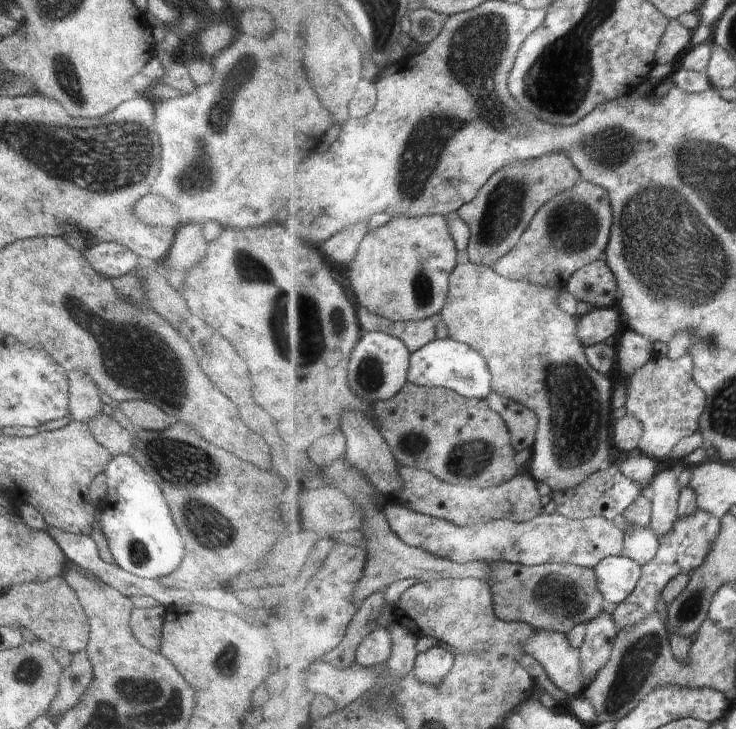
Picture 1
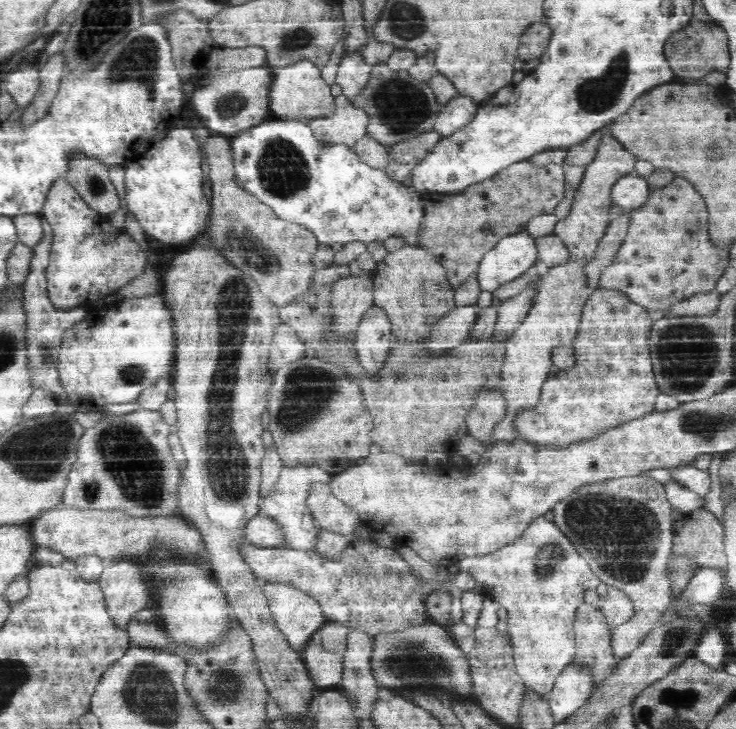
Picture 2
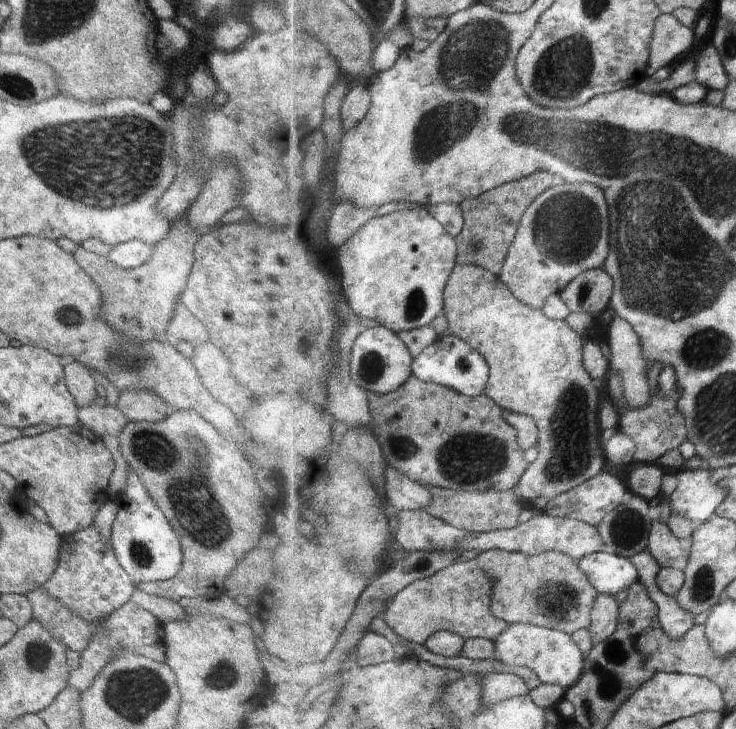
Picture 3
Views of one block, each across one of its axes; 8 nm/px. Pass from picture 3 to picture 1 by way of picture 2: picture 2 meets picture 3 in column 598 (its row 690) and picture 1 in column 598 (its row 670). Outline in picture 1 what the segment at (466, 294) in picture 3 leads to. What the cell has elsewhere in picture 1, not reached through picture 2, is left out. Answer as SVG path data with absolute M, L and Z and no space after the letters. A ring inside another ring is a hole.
M464 258L460 261L457 269L453 272L451 278L451 293L450 300L446 308L441 312L443 320L447 324L451 336L458 341L470 343L476 350L479 350L485 359L489 362L489 367L493 370L493 387L494 391L503 395L508 395L510 398L525 404L531 408L535 413L539 414L540 424L537 434L537 441L534 446L534 454L532 460L528 463L528 472L540 483L546 483L552 488L553 492L561 490L575 489L579 484L592 477L599 470L602 470L604 464L608 464L610 456L612 456L612 390L615 384L610 382L610 377L603 375L590 362L589 356L586 352L587 347L581 341L578 334L578 323L575 316L568 314L559 304L559 294L561 290L558 288L537 285L530 281L516 280L505 278L497 270L488 265L481 265Z

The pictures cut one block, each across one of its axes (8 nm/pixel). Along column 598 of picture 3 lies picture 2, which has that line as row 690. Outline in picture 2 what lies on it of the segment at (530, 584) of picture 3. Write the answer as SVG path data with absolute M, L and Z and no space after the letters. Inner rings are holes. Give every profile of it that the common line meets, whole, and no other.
M585 603L584 605L581 606L580 609L577 610L576 613L576 620L575 620L575 635L576 635L576 639L577 639L577 651L574 657L574 662L572 665L574 665L574 667L576 667L576 669L586 669L586 671L588 671L588 675L590 675L590 683L592 683L592 686L590 686L590 696L588 696L588 700L586 700L586 703L589 701L589 698L594 694L597 693L598 689L601 689L601 686L606 682L607 678L610 678L610 675L613 672L616 672L617 666L619 665L619 661L618 657L614 656L614 651L613 651L613 640L614 640L614 635L613 635L613 631L610 628L610 626L608 626L608 623L606 623L606 617L604 617L604 615L602 615L601 613L601 609L597 609L596 607L594 607L593 605L589 605L588 603Z

